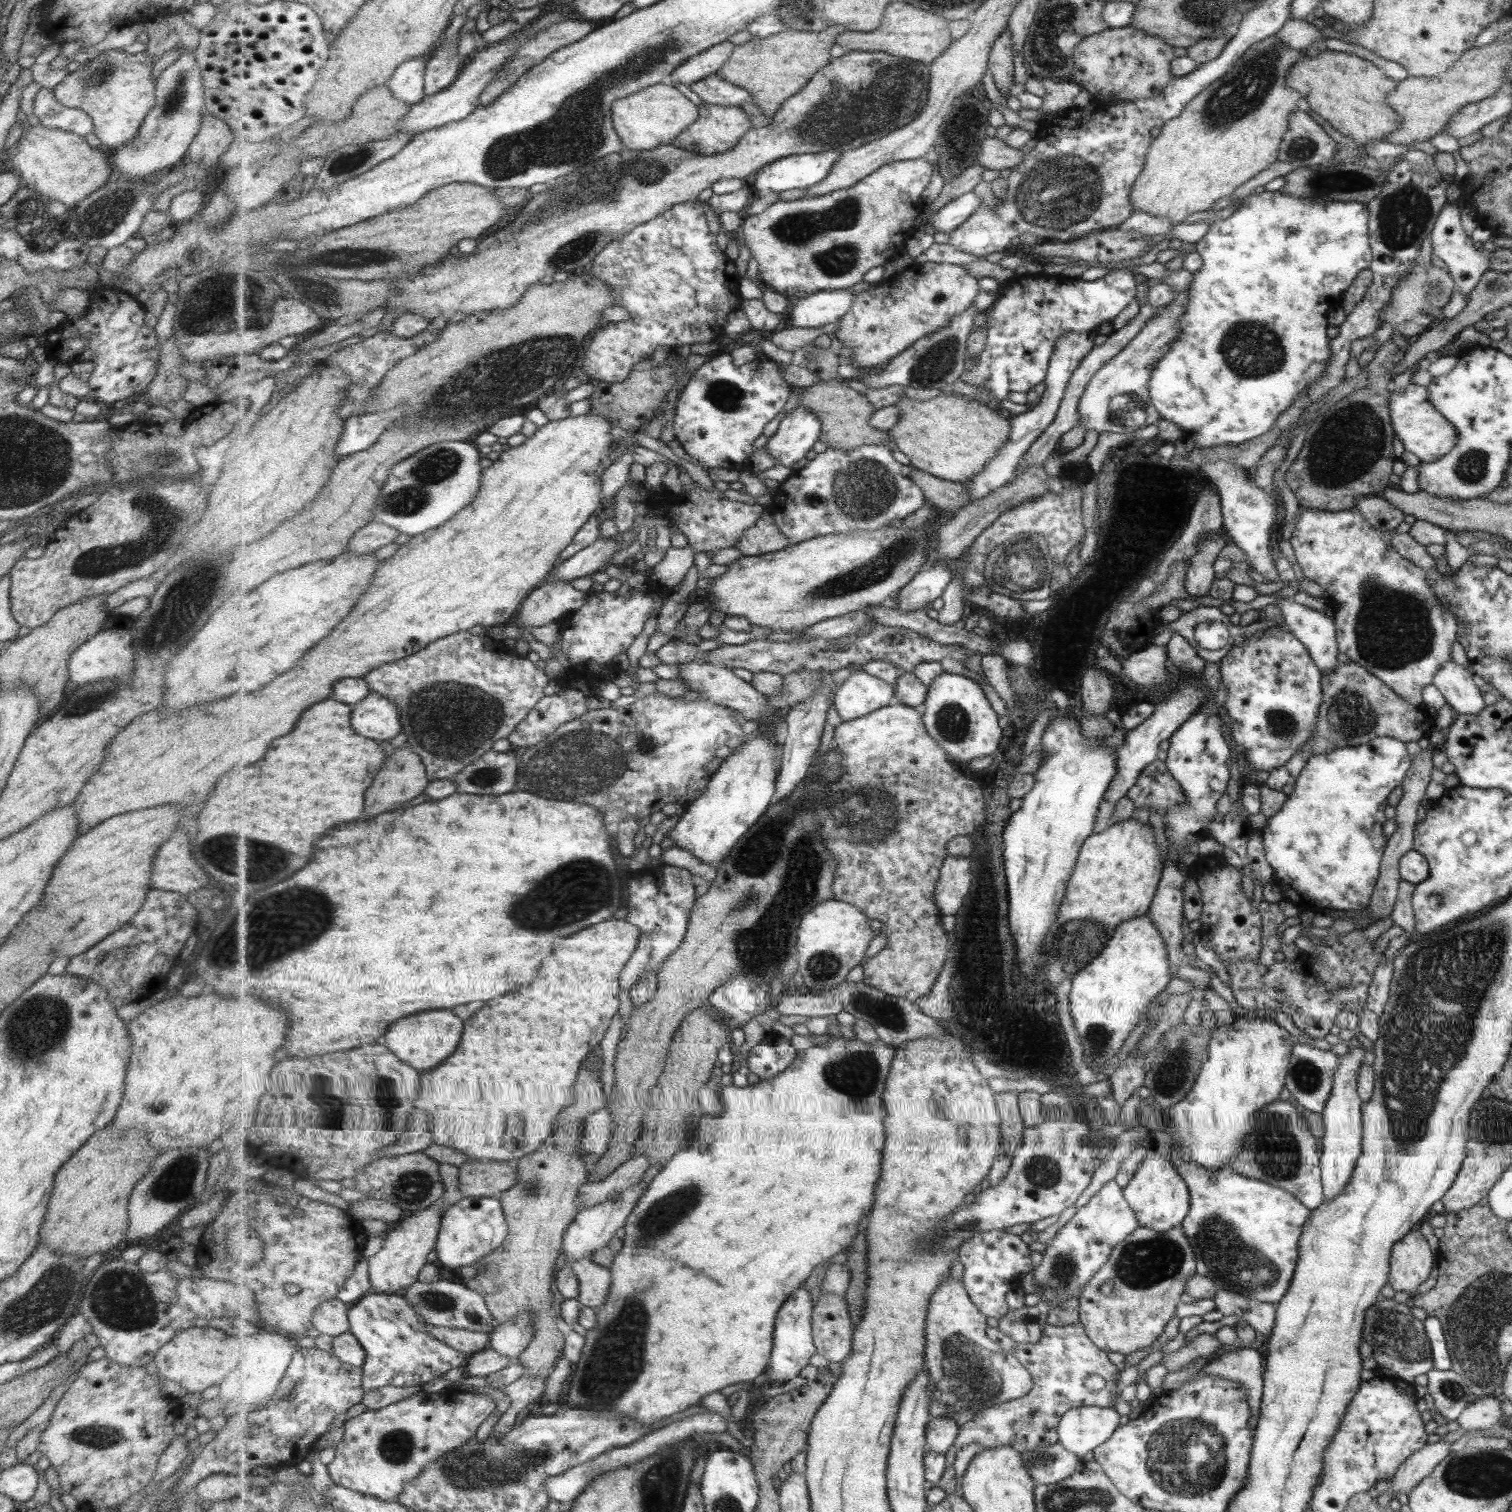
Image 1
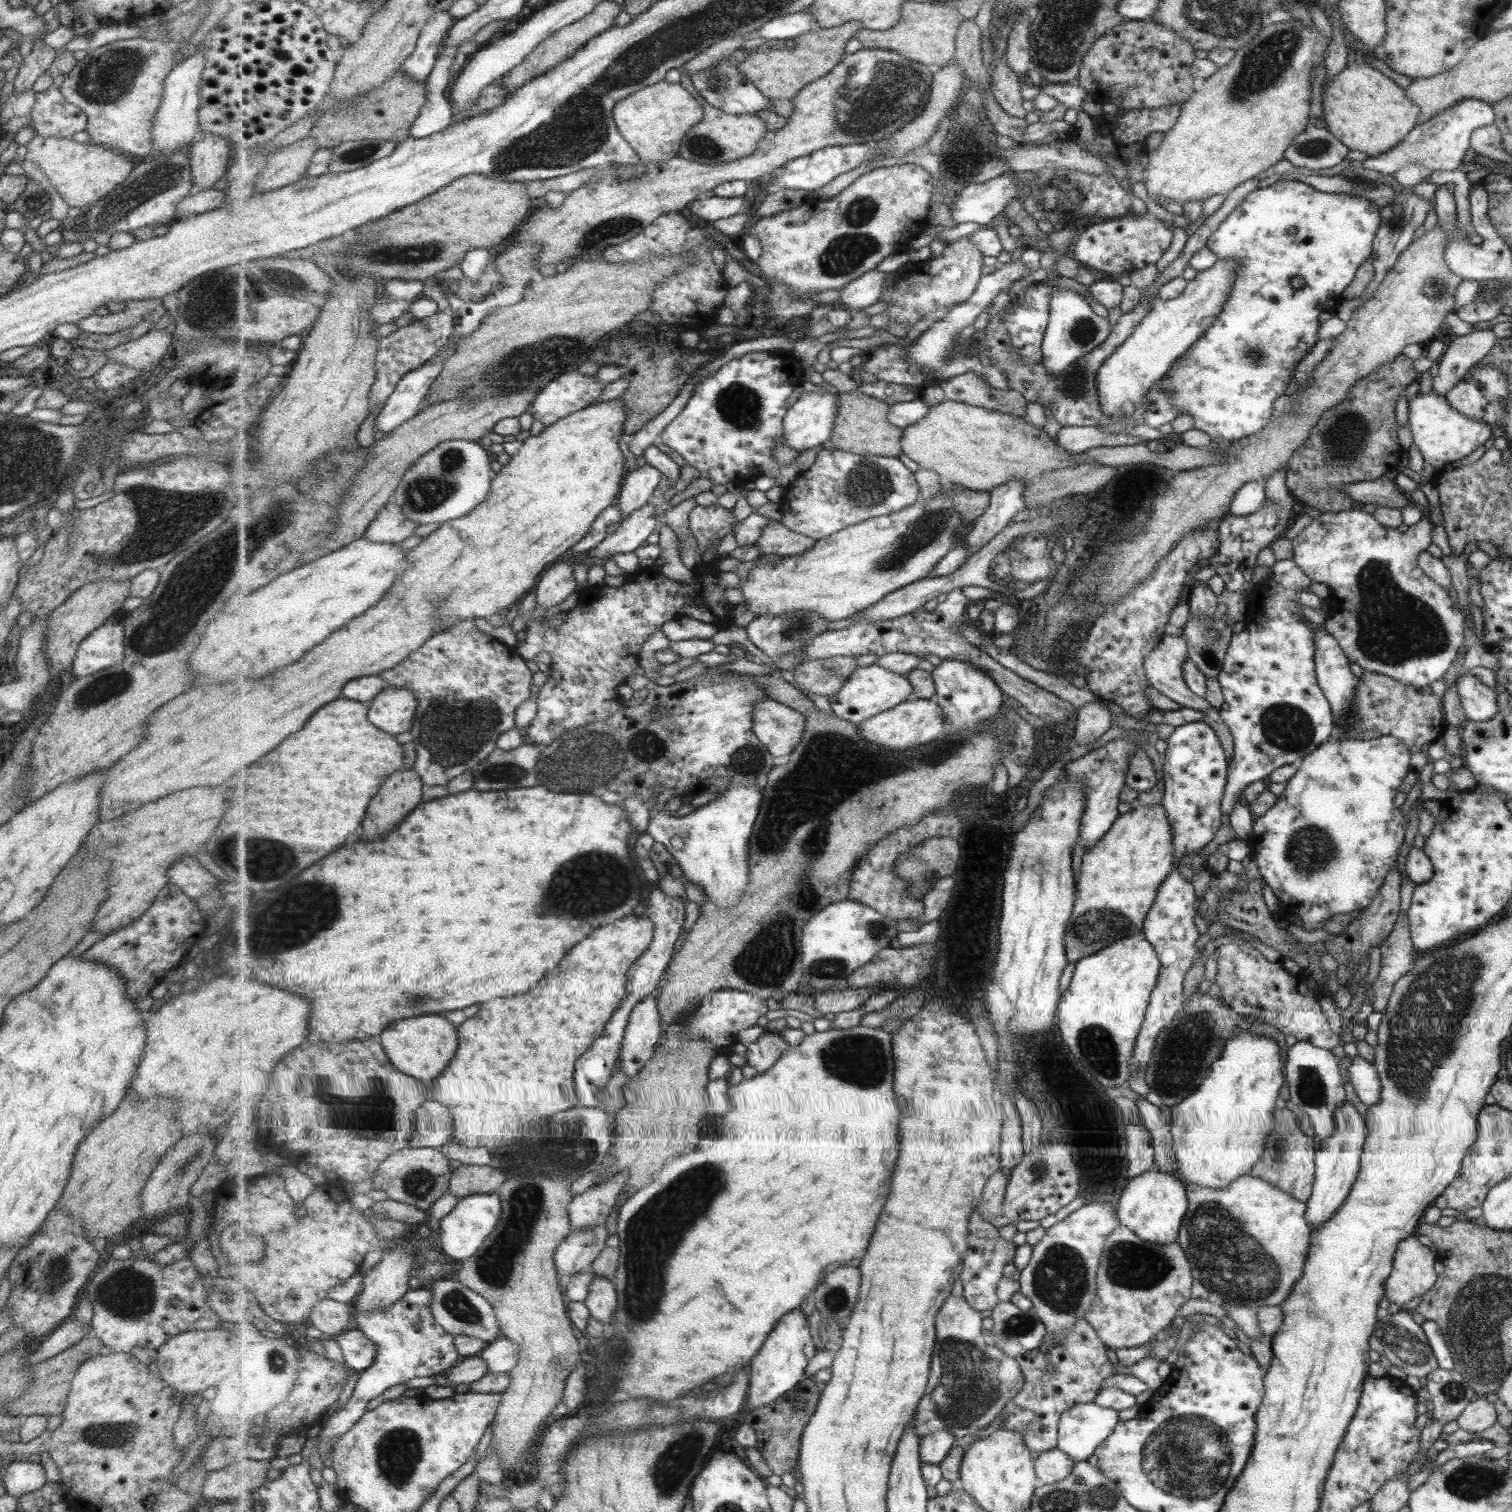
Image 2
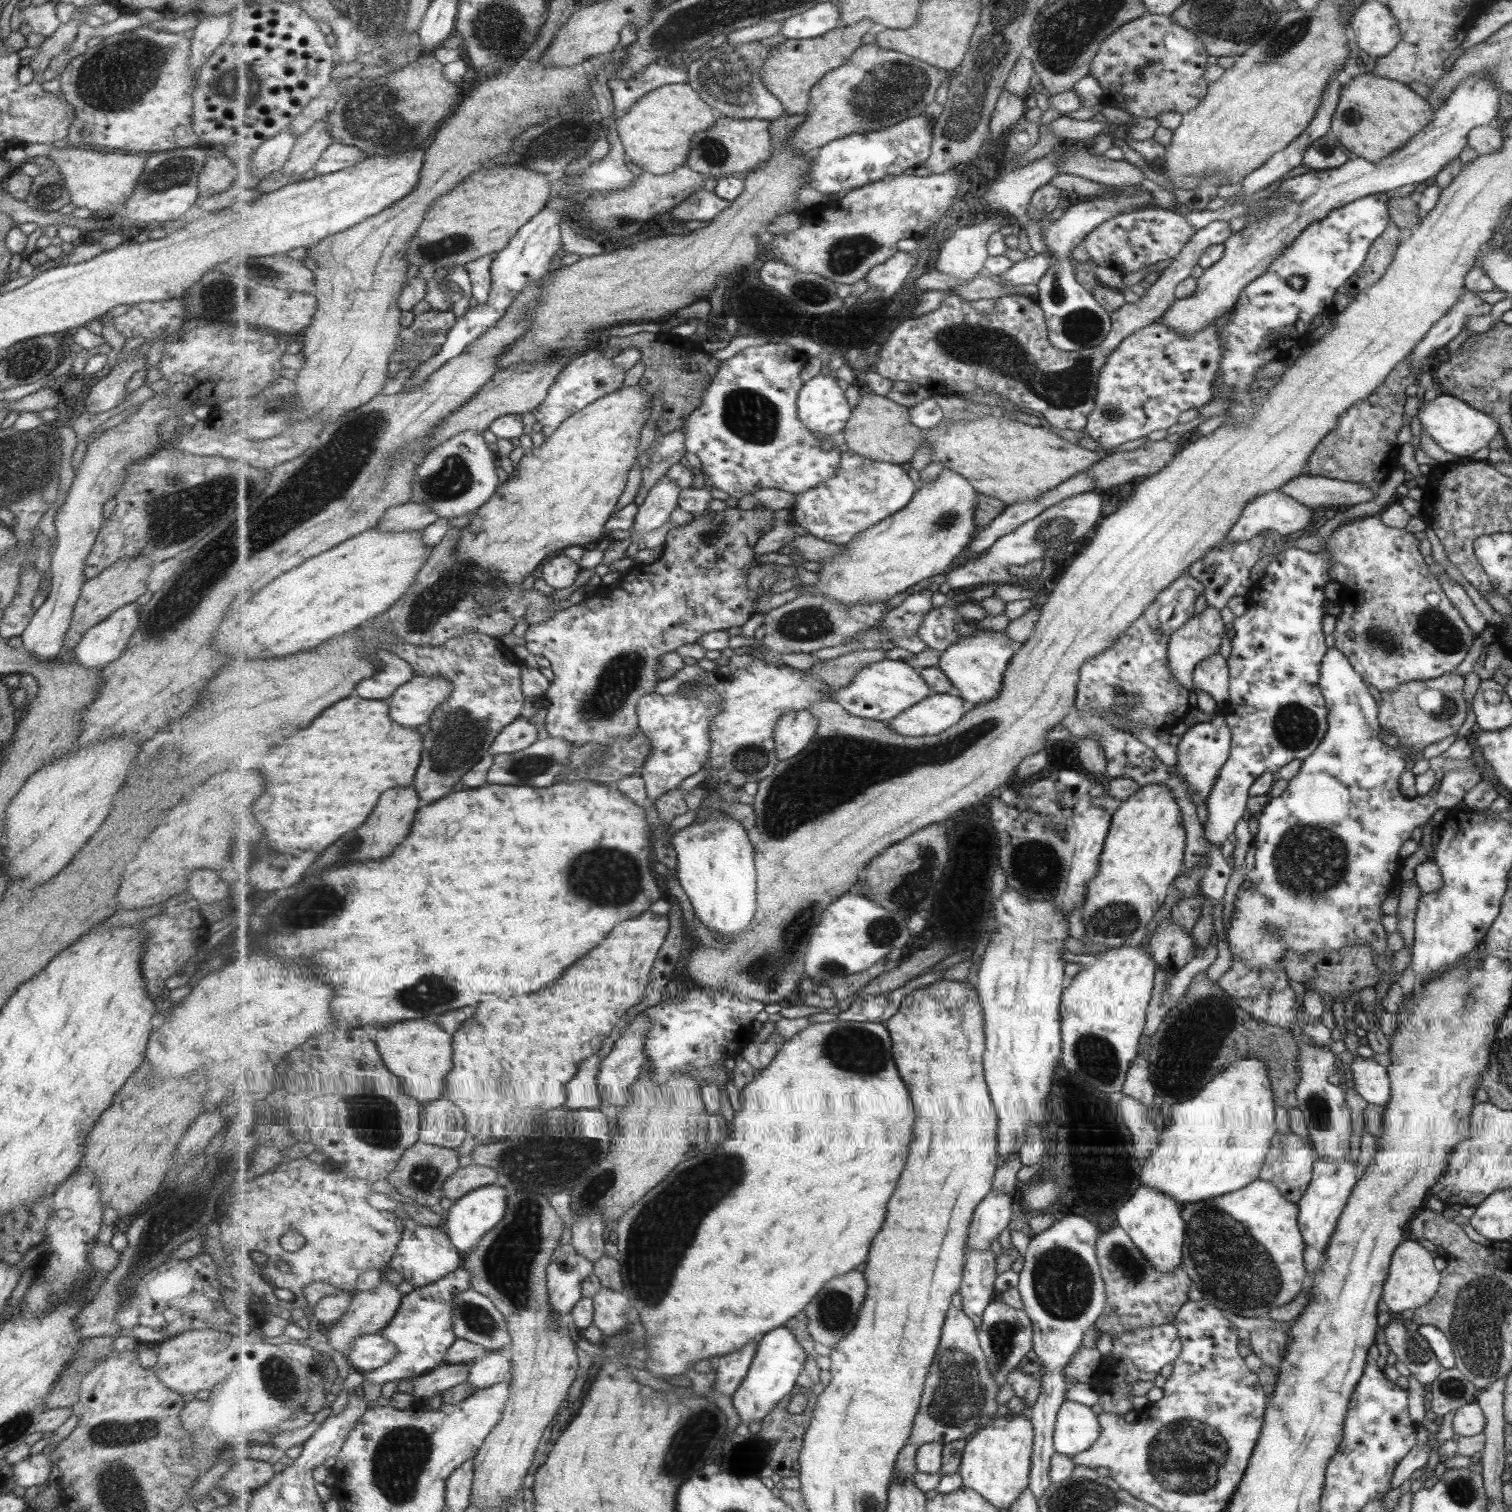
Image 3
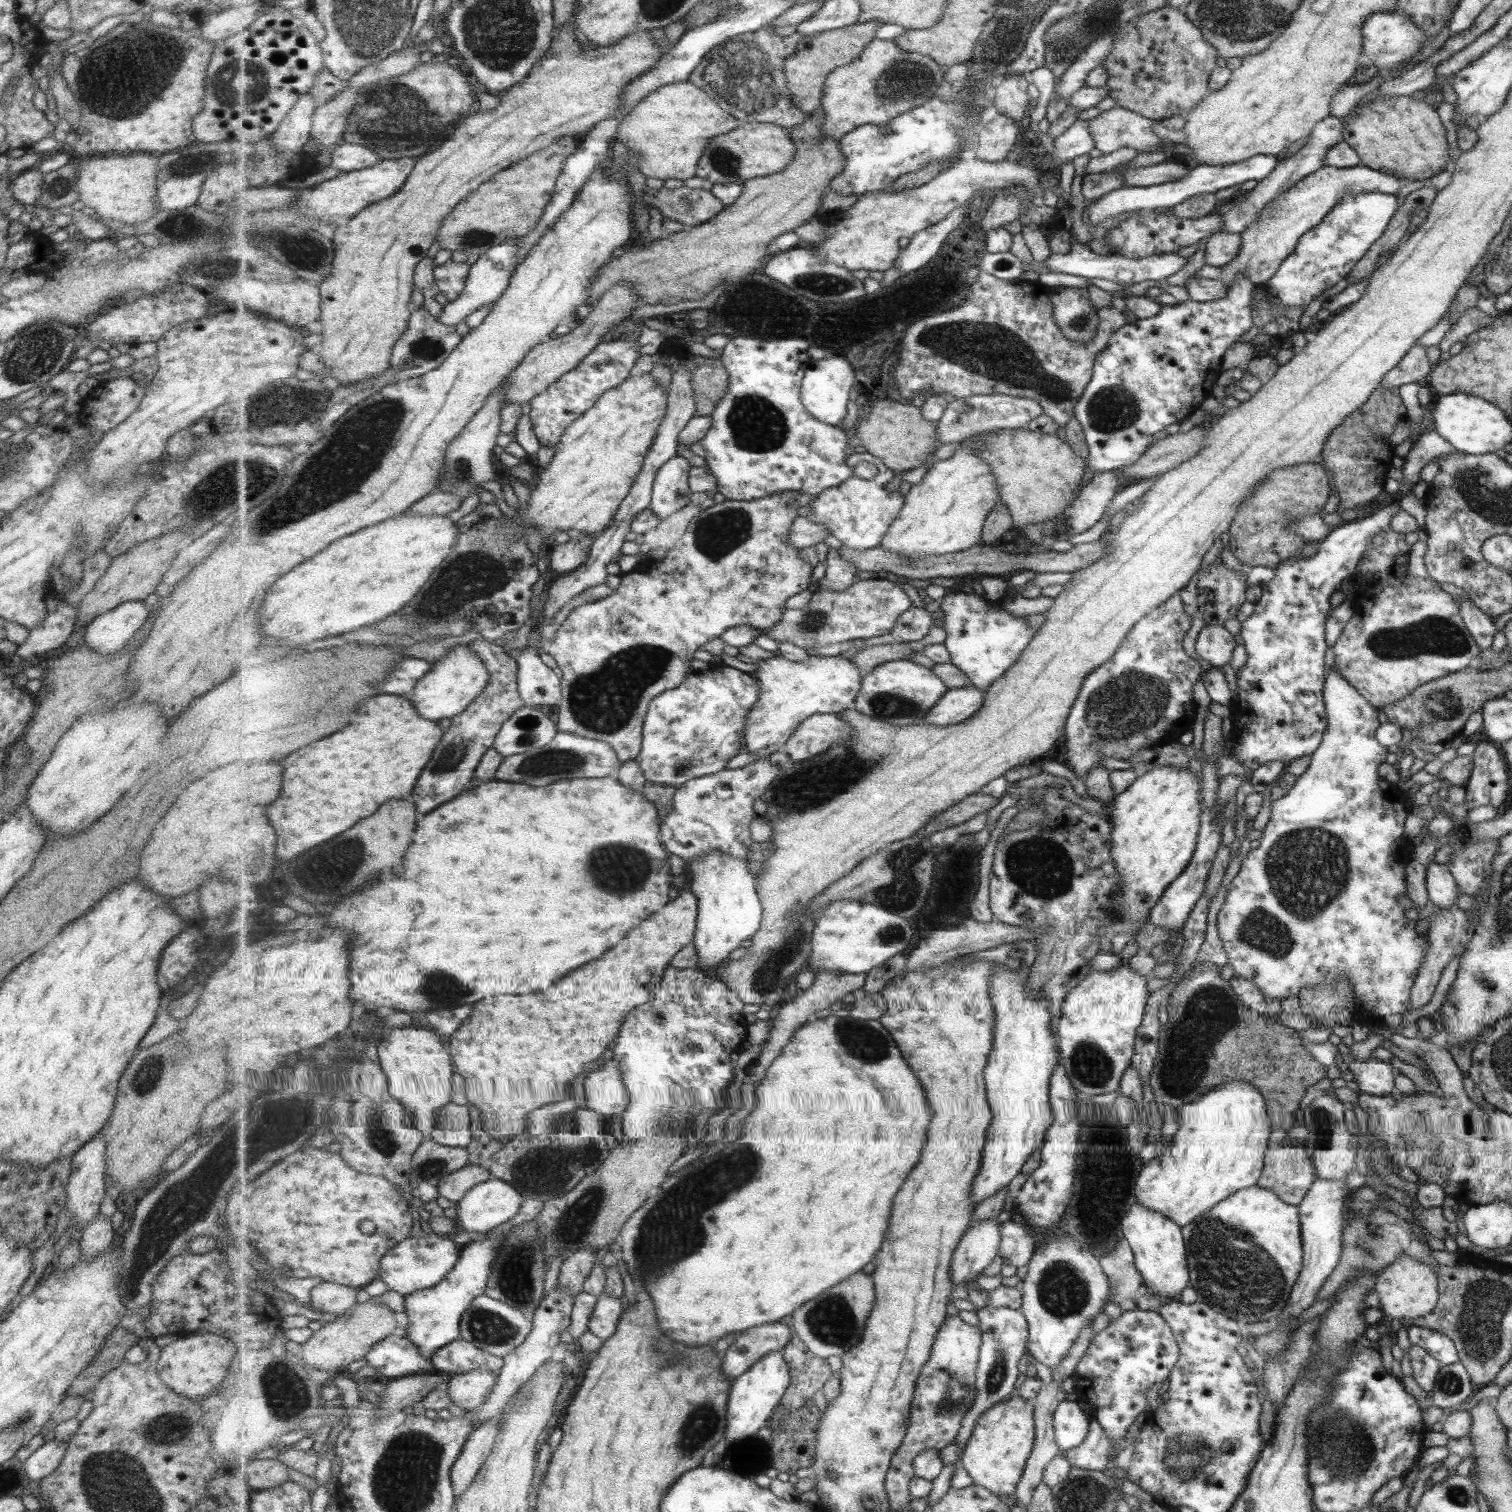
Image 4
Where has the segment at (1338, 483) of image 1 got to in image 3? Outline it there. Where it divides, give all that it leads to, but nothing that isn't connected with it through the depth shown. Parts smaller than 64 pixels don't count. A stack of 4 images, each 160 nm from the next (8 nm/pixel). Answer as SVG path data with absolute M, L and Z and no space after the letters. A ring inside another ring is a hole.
M1406 358L1397 363L1384 382L1367 399L1351 406L1339 416L1336 428L1325 435L1309 455L1308 463L1302 471L1303 475L1358 482L1368 485L1372 492L1377 491L1383 480L1389 476L1389 472L1395 470L1397 466L1399 444L1395 440L1395 434L1403 426L1403 414L1401 414L1405 404L1403 392L1409 384L1415 384L1408 361Z

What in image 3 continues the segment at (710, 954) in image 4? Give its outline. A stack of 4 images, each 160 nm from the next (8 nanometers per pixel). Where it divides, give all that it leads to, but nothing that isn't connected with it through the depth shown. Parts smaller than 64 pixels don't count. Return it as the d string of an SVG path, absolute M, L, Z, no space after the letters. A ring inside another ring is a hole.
M721 816L707 823L691 824L671 835L677 852L677 878L690 899L698 920L712 933L723 936L737 935L749 928L758 912L758 874L755 843L741 821L731 816Z

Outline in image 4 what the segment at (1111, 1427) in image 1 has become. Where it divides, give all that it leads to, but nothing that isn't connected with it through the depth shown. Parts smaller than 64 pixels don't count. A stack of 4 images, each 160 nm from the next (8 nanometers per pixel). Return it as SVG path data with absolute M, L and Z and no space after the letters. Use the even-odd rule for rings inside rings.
M1063 1399L1052 1414L1054 1439L1058 1449L1063 1452L1077 1446L1087 1434L1090 1419L1077 1405L1077 1400Z

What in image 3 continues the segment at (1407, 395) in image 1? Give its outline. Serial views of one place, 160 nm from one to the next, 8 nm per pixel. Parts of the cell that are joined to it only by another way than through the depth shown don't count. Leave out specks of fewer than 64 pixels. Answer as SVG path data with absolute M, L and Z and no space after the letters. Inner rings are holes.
M1445 394L1437 395L1431 402L1423 402L1416 414L1421 427L1423 427L1430 438L1449 454L1457 457L1469 457L1479 448L1485 448L1489 441L1500 432L1500 426L1483 412L1483 410L1472 408L1458 397Z

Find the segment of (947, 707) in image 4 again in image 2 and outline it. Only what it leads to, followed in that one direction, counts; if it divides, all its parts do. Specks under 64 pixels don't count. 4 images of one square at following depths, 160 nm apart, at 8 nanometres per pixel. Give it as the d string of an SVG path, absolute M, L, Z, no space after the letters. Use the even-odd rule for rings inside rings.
M911 698L895 708L890 708L859 724L861 734L874 745L881 748L903 752L919 748L922 744L937 740L949 729L945 726L946 712L937 699Z

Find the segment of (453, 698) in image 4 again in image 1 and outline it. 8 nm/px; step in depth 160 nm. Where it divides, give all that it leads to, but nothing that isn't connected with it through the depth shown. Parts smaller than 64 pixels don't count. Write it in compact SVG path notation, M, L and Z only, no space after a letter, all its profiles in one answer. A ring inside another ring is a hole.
M371 693L354 706L353 728L378 741L395 738L404 732L404 724L397 703L379 693Z

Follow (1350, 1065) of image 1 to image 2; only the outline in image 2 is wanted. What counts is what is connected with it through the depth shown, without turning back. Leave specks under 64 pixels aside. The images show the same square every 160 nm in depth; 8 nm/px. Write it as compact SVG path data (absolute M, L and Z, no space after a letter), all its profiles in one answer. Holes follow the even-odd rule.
M1345 1100L1335 1112L1336 1128L1334 1133L1325 1140L1321 1140L1321 1150L1316 1154L1316 1178L1312 1184L1311 1195L1304 1201L1306 1204L1305 1219L1311 1230L1320 1228L1321 1225L1336 1214L1337 1209L1344 1203L1352 1184L1356 1182L1357 1170L1360 1170L1359 1156L1361 1146L1364 1146L1365 1126L1355 1112L1355 1108Z

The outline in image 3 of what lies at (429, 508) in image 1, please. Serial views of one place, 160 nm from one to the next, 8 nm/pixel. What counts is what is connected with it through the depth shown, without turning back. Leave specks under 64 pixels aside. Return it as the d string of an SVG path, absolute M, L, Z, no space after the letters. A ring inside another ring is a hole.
M465 431L433 449L419 465L411 501L428 504L441 518L465 516L487 504L500 487L497 453L489 448L483 432Z

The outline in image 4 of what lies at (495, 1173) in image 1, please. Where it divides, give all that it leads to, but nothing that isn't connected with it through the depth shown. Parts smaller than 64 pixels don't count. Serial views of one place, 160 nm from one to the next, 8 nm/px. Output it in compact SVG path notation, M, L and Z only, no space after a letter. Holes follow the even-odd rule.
M469 1164L448 1174L438 1182L440 1196L448 1198L457 1205L476 1184L487 1182L491 1176L490 1169Z

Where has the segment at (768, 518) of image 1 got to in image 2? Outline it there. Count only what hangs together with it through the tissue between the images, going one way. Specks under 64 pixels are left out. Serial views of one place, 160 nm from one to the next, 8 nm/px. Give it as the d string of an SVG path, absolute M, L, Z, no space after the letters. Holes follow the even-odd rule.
M771 519L764 535L755 545L762 550L762 555L789 557L813 550L817 541L810 536L789 530L781 521Z

